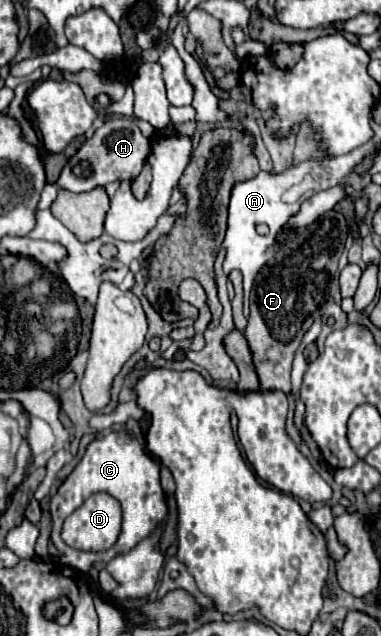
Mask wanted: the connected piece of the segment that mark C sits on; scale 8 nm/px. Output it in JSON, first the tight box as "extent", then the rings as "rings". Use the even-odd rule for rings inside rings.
{"extent":[50,431,168,571],"rings":[[[112,431],[104,437],[96,437],[88,447],[80,463],[72,469],[72,473],[64,479],[64,483],[58,487],[56,495],[50,499],[50,515],[52,515],[52,543],[60,553],[60,563],[74,567],[78,571],[90,571],[90,567],[96,561],[108,563],[116,555],[132,551],[142,539],[150,537],[160,523],[166,521],[168,509],[166,509],[166,499],[164,491],[160,487],[160,465],[146,453],[144,445],[130,433],[118,433]],[[96,491],[106,491],[112,497],[116,497],[122,505],[122,533],[114,547],[100,551],[100,553],[86,553],[86,551],[76,551],[68,547],[60,539],[60,527],[74,509],[82,505],[82,501],[88,499],[88,495]]]}

